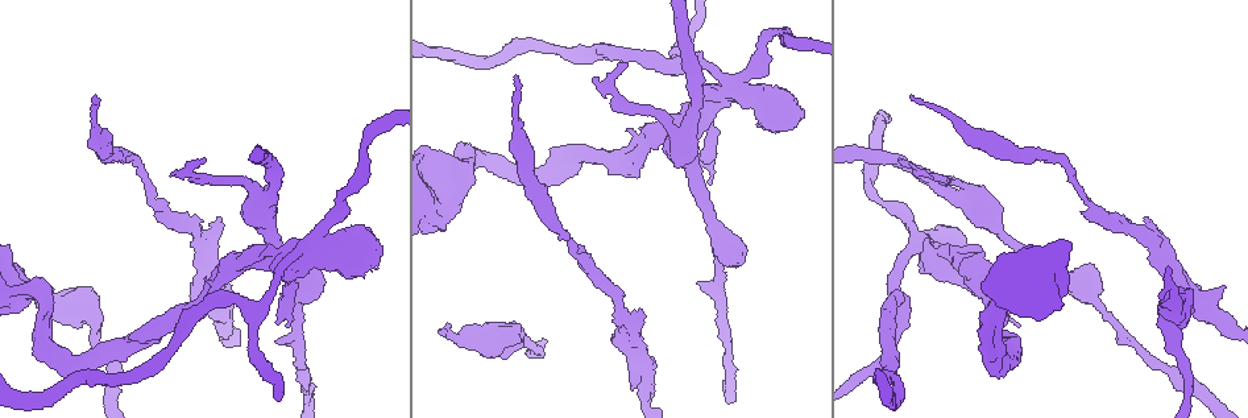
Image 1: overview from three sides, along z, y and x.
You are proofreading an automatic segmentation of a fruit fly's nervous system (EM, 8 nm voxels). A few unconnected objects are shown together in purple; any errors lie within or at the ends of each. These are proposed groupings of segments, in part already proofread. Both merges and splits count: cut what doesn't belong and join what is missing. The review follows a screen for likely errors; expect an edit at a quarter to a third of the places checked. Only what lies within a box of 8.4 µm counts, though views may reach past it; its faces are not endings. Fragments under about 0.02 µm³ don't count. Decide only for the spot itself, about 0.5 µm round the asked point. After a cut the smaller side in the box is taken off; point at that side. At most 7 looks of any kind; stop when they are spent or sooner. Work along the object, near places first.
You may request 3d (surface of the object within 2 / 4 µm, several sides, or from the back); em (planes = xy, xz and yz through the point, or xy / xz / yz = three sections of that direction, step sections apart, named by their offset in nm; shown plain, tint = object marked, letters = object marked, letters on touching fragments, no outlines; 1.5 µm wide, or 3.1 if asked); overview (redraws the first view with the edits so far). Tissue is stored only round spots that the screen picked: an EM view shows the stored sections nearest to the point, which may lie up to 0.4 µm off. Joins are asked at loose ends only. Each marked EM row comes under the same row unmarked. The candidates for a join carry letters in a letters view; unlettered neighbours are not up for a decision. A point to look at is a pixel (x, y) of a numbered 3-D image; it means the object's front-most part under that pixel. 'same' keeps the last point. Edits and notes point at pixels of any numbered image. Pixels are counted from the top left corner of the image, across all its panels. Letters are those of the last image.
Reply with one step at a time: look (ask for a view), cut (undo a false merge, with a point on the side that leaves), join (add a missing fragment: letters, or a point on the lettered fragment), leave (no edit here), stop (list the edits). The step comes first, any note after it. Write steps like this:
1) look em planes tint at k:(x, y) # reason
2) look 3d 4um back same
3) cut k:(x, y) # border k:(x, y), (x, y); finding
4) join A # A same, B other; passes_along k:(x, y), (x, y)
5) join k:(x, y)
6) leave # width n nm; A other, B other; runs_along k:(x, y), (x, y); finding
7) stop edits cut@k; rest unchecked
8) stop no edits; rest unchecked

look 3d 4um at 1:(926, 251) # looks like a crossing

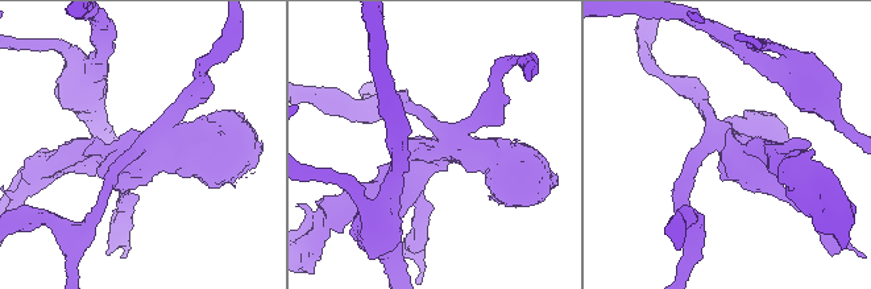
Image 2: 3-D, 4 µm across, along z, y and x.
look em yz step 4 letters at 2:(148, 150) # arms 4; shape alone is not enough

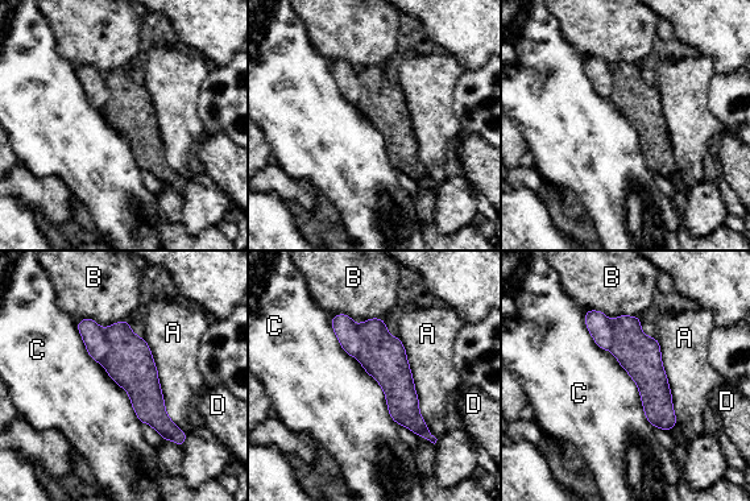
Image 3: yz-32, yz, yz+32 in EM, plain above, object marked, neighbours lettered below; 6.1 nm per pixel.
cut 3:(95, 339) # longest_contact C 800 nm; A other, B other, C other, D other; border 3:(106, 330), (110, 352), (103, 364); two neurons meet here

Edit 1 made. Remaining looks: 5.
look overview

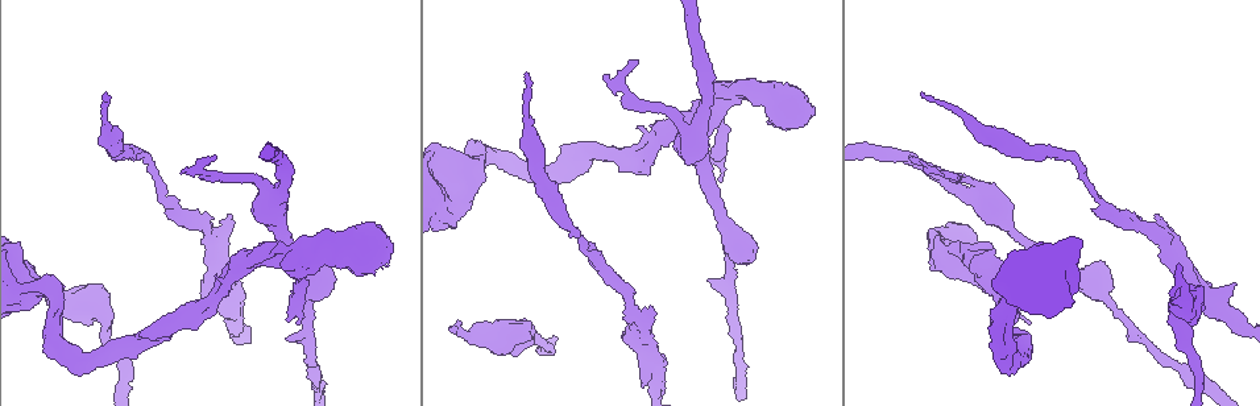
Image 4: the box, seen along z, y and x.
look 3d 4um at 4:(282, 238) # thick turns thin

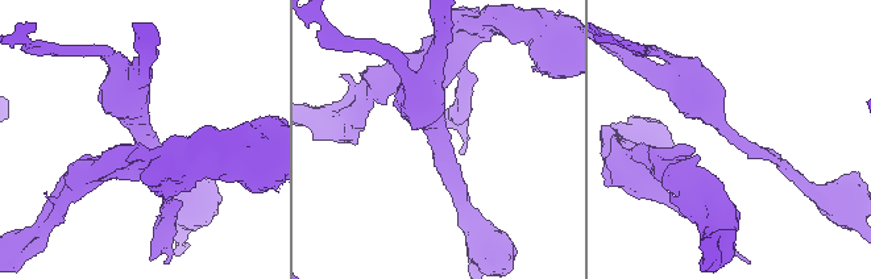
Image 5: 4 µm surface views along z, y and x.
look em planes tint at 5:(736, 140) # shape alone is not enough

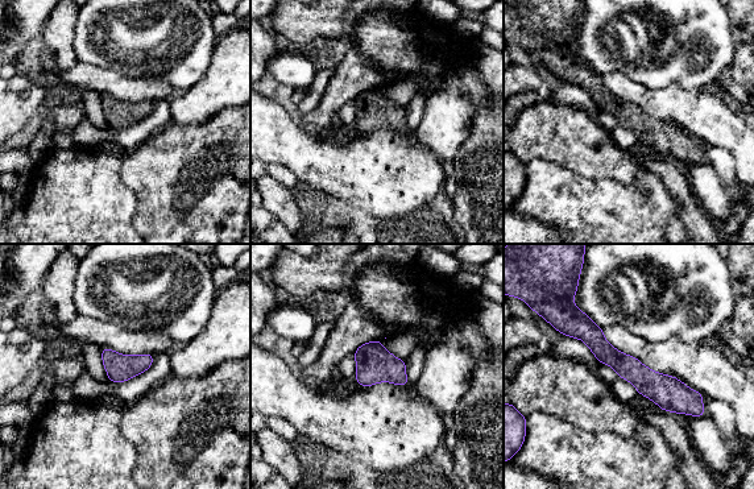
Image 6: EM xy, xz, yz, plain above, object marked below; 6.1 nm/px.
look em planes letters same # see the neighbours

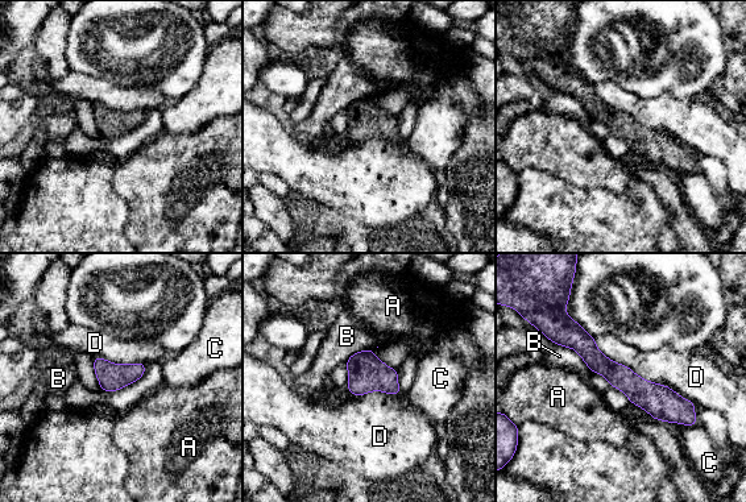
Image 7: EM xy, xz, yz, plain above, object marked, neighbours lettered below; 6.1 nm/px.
leave # A other, B other, C other, D other; runs_along 7:(555, 339), (576, 339), (689, 420); all the same neuron

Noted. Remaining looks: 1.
look em xy step 4 letters at 4:(709, 281) # free end

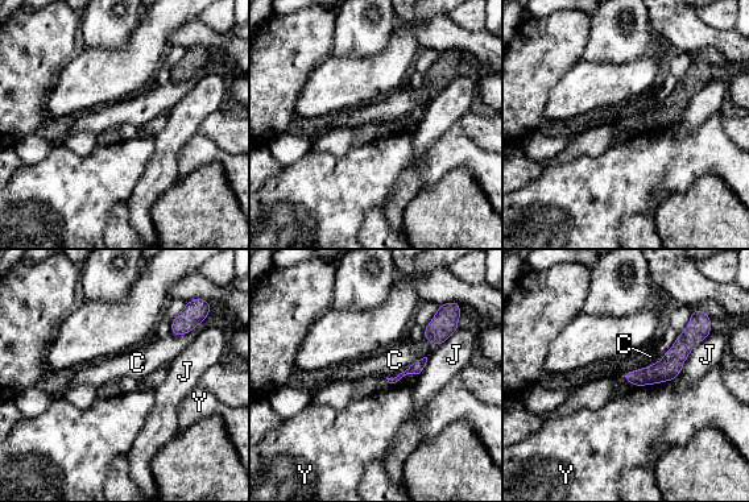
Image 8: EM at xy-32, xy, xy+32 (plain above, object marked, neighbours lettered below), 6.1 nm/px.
leave # longest_contact J 380 nm; C other, J other, Y other; border 8:(665, 353), (653, 364), (621, 376); none of them fits

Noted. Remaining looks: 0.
stop edits cut@3; rest unchecked

